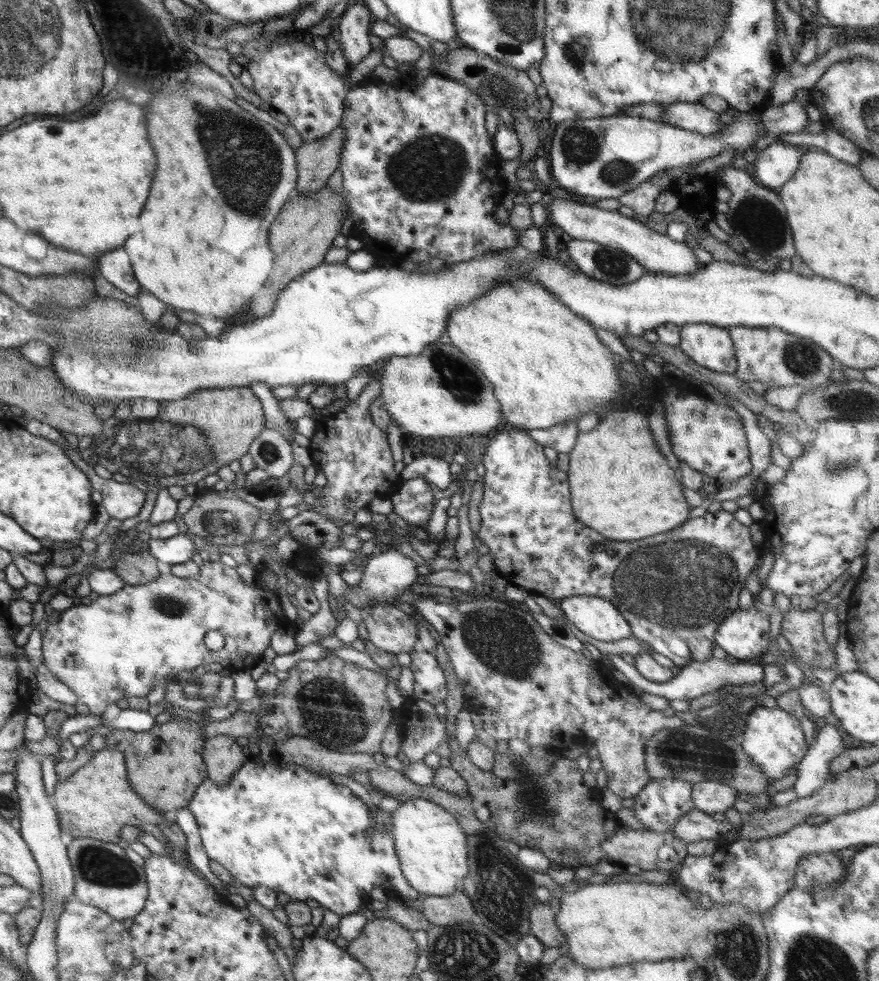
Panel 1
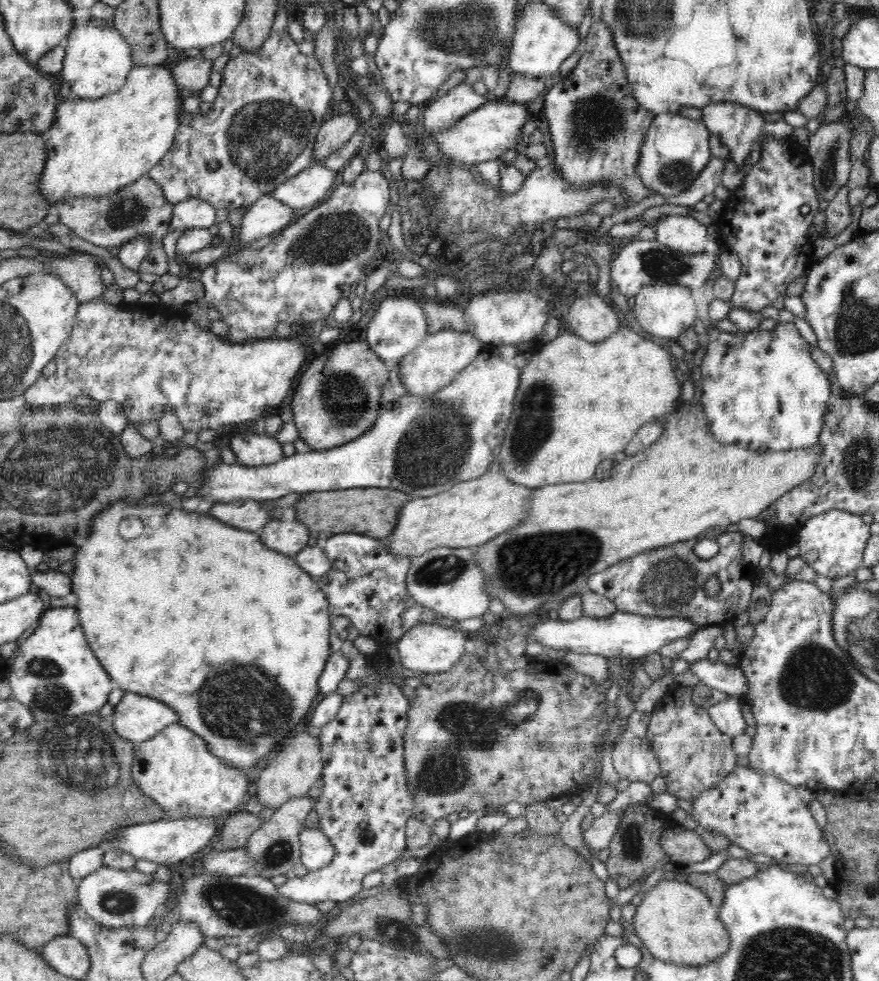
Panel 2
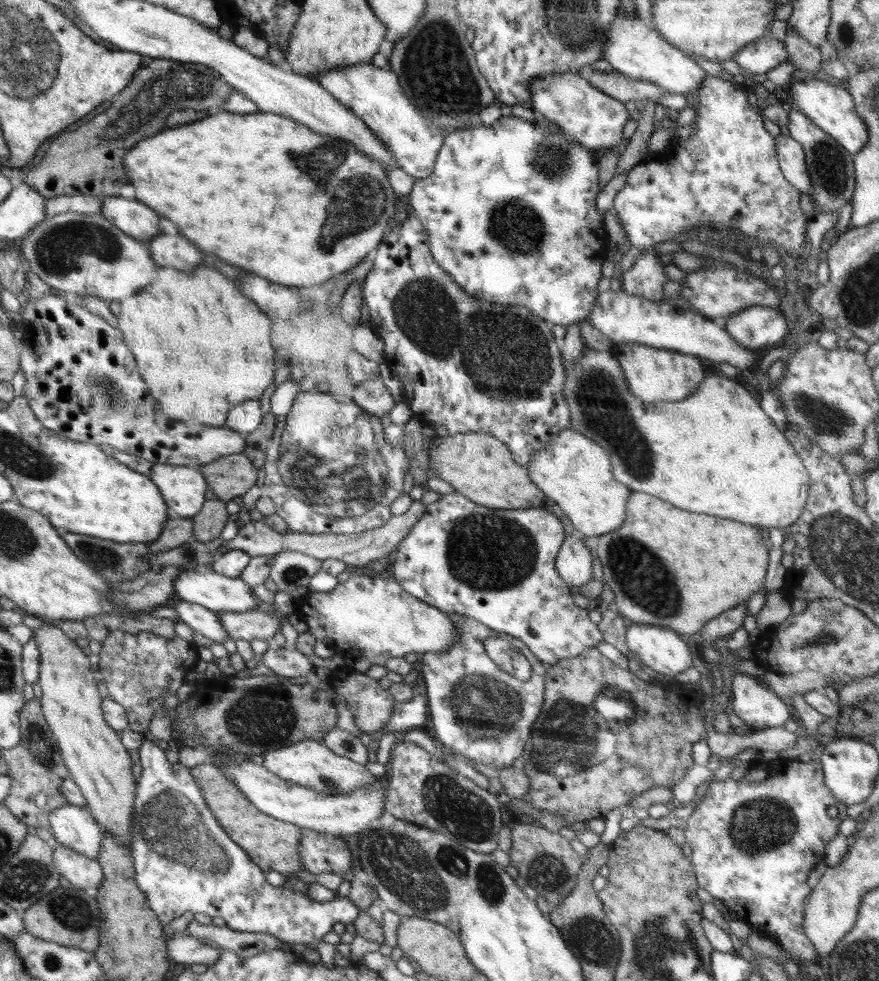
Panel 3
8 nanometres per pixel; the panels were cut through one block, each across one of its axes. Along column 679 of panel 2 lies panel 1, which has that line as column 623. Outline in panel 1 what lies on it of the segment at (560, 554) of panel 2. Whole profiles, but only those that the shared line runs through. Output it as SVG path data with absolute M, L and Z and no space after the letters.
M618 411L614 412L614 414L608 414L608 418L601 416L598 426L592 431L579 432L578 438L576 438L576 444L574 444L574 448L572 448L568 454L569 470L567 471L567 479L573 513L576 515L576 518L580 518L588 528L596 530L596 532L599 532L602 536L614 541L632 542L654 536L654 534L668 532L668 530L672 530L690 519L690 511L693 507L690 507L690 504L686 501L684 493L682 493L682 485L676 479L676 472L670 468L666 457L661 453L658 444L652 438L652 434L650 434L650 430L648 430L648 420L646 420L642 414Z

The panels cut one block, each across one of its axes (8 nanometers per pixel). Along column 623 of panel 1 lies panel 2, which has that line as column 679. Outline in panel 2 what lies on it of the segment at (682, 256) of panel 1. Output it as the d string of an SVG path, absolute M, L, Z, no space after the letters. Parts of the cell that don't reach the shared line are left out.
M664 216L654 221L655 239L686 253L704 253L712 247L711 228L692 216Z

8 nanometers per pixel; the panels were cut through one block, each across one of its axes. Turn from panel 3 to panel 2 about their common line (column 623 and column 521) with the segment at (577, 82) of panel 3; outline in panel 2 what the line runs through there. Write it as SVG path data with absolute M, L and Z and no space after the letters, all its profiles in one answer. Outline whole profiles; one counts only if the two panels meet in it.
M487 101L484 106L473 110L470 114L460 118L452 129L439 131L431 136L440 148L441 154L458 166L463 163L474 164L497 160L502 154L521 142L521 132L528 122L527 107L530 103L514 103L508 101Z

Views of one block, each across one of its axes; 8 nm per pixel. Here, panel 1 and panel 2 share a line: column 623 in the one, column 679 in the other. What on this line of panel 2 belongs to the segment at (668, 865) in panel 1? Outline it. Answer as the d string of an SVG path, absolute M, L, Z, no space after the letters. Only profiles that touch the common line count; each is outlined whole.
M677 827L664 830L658 841L671 862L680 866L706 860L711 855L711 850L702 841L701 833L697 830Z

